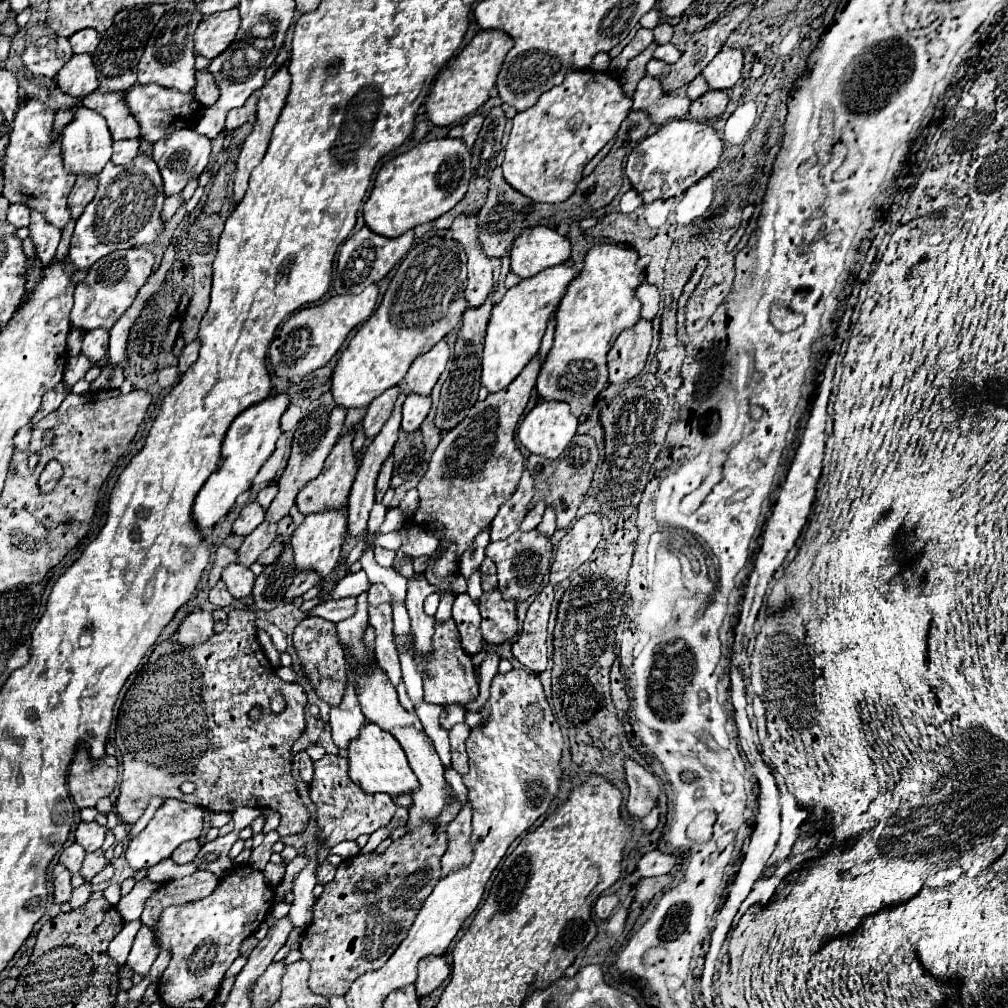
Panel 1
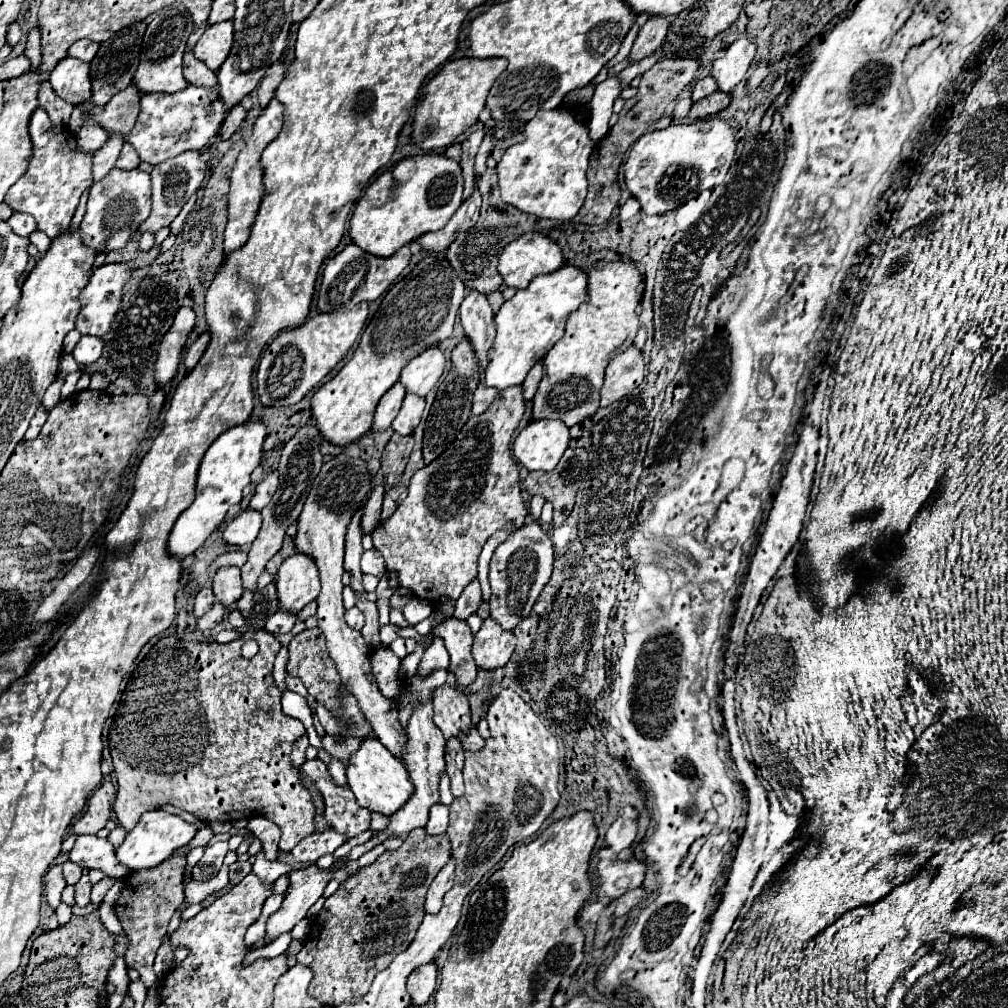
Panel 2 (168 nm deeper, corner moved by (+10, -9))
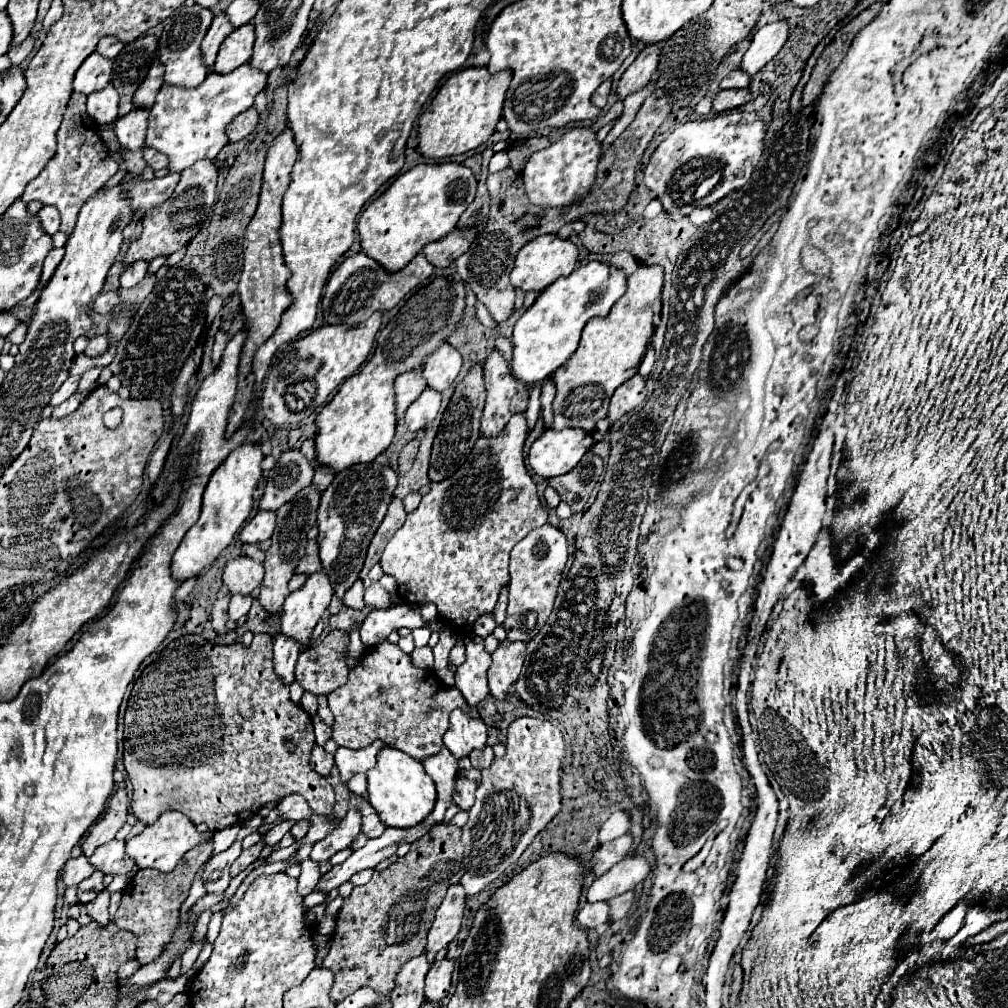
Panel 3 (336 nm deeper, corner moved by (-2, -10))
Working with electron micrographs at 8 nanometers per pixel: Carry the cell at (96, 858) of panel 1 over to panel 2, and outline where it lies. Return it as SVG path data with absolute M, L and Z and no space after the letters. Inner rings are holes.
M82 875L80 881L76 883L76 905L84 907L90 903L90 887L92 887L92 883L88 881L86 875Z

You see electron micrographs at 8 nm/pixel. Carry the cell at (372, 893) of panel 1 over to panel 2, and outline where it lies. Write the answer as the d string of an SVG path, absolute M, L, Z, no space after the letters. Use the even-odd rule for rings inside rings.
M414 829L404 839L400 849L384 851L372 865L360 867L358 873L342 881L338 891L326 899L324 907L316 915L312 931L298 953L298 963L310 967L314 973L308 995L326 1007L338 1007L342 1001L352 1001L354 997L360 997L360 993L366 993L376 973L386 969L392 959L414 939L414 933L424 917L424 895L432 877L438 873L438 869L442 869L442 865L446 865L450 855L452 849L448 835L432 837L424 829Z

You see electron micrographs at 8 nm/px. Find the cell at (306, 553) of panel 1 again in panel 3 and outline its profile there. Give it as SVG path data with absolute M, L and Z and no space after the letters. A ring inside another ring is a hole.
M316 572L308 576L308 582L292 592L284 602L280 634L292 638L300 644L300 650L306 650L312 638L312 630L316 622L322 618L328 608L334 590L324 572Z

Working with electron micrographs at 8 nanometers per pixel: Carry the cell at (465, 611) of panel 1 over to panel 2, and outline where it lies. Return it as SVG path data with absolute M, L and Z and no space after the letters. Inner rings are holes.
M448 617L446 621L442 621L434 635L440 635L446 641L446 649L450 653L450 671L456 675L456 683L460 687L466 687L468 683L474 681L476 677L476 663L474 657L470 653L470 645L472 645L472 631L468 627L466 621L456 619L456 617Z

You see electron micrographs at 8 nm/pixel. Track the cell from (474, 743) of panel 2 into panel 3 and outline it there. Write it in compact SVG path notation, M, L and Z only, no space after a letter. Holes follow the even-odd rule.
M486 746L484 750L474 750L474 752L470 752L468 758L470 758L470 762L472 762L472 766L474 766L476 770L484 770L484 768L488 768L488 766L492 764L494 754L492 754L492 748Z

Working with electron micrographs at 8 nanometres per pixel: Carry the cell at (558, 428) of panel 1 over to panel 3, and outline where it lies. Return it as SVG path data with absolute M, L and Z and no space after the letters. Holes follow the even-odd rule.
M546 430L528 452L530 468L546 480L568 474L586 454L584 438L584 430Z

